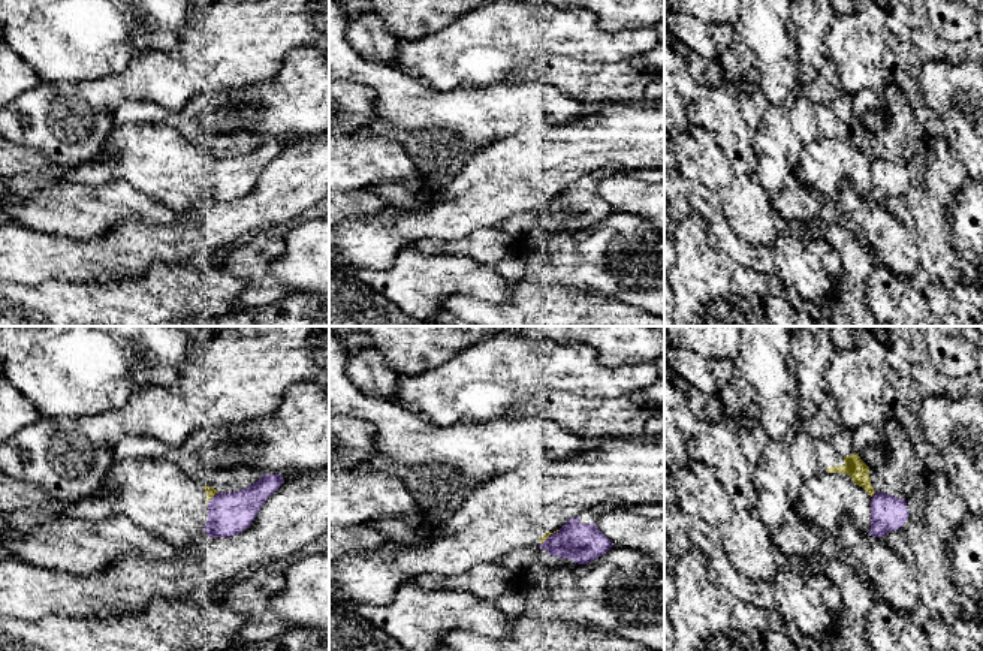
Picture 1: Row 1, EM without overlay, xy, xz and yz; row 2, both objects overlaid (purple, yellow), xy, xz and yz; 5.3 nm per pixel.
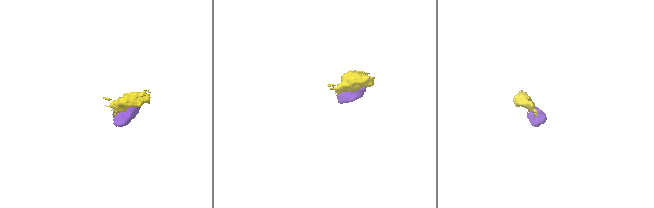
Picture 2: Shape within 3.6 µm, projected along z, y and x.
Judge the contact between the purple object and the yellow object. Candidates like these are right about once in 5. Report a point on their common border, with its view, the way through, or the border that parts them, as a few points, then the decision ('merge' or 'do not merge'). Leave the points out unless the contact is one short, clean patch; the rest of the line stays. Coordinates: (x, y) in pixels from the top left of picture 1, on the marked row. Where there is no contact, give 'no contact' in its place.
xz (551, 535) | do not merge

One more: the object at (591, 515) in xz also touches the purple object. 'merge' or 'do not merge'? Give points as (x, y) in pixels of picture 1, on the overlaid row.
merge

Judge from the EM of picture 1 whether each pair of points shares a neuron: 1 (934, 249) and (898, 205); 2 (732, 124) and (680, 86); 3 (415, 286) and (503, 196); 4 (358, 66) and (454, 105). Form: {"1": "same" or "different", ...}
{"1": "same", "2": "different", "3": "different", "4": "same"}

